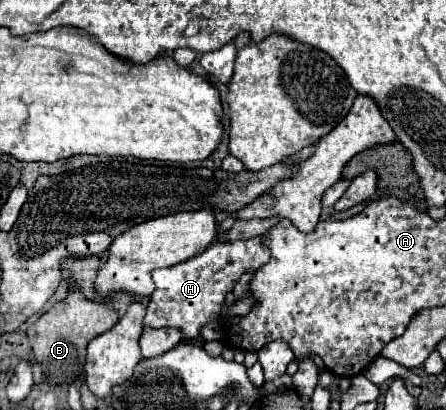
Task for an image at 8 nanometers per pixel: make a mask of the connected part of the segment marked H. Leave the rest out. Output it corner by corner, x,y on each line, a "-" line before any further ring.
263,236
251,240
237,240
227,244
213,244
203,254
195,256
195,260
187,260
183,264
175,264
163,270
151,272
155,282
155,292
147,304
145,326
151,328
181,328
183,336
193,340
199,336
199,328
209,320
221,316
221,308
225,304
225,294
233,290
235,282
241,274
257,270
263,260
267,260
267,248
263,246

